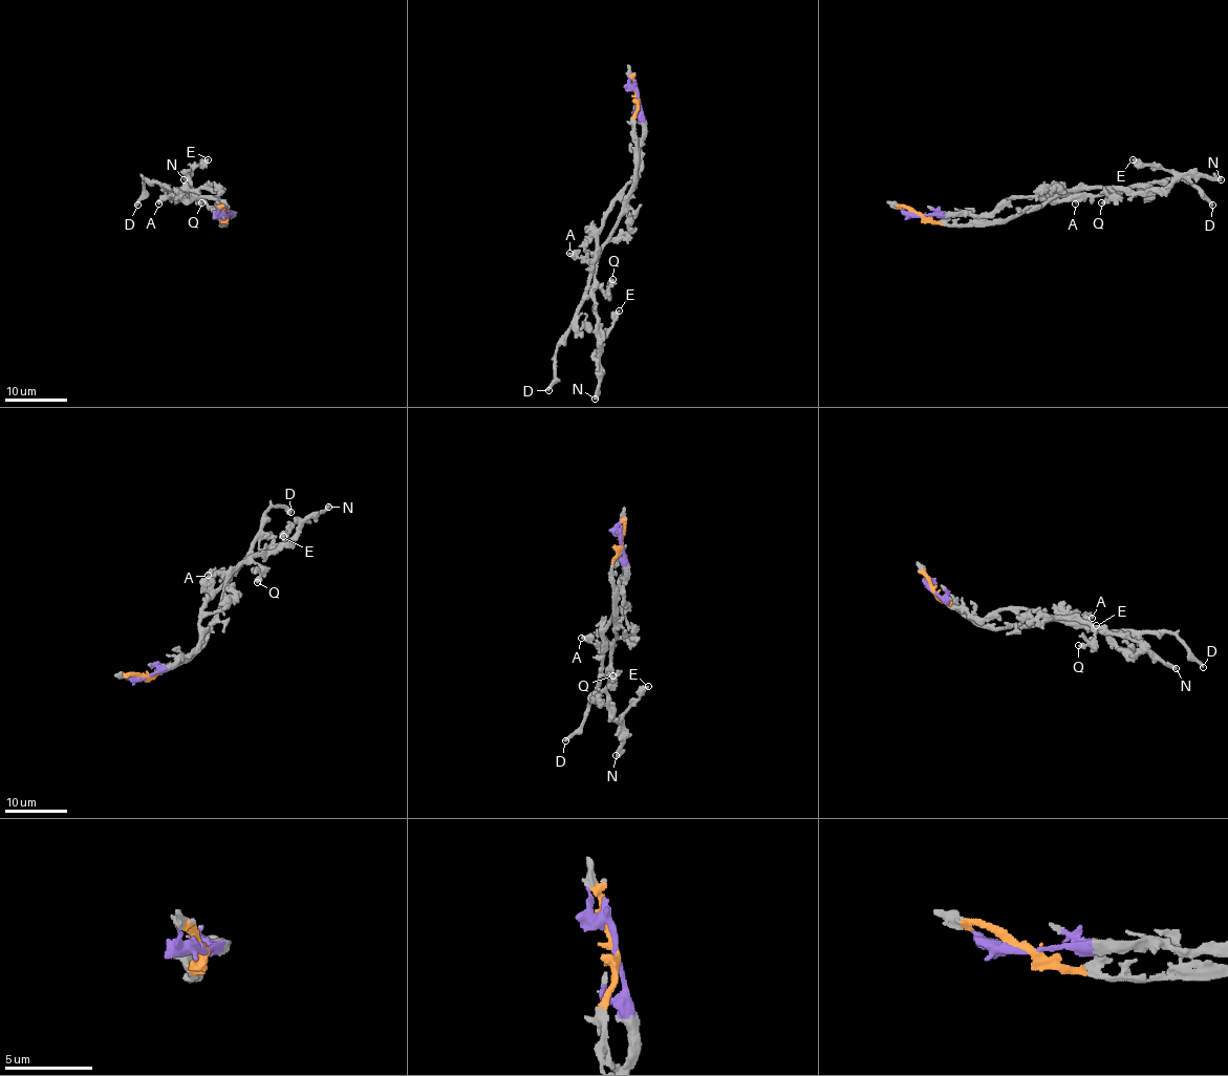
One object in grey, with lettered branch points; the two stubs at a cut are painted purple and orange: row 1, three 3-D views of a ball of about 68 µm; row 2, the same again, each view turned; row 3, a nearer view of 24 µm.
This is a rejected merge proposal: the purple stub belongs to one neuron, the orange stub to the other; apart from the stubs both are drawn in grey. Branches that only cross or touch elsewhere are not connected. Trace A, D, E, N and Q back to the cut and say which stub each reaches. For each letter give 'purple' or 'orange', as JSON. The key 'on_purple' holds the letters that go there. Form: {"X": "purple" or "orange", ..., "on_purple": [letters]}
{"A": "purple", "D": "purple", "E": "orange", "N": "orange", "Q": "orange", "on_purple": ["A", "D"]}

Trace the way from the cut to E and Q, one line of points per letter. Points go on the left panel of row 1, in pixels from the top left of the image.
E: (227, 215), (223, 224), (195, 191), (182, 188), (186, 191), (186, 173), (208, 158)
Q: (227, 215), (224, 226), (195, 191), (185, 188), (201, 202)

